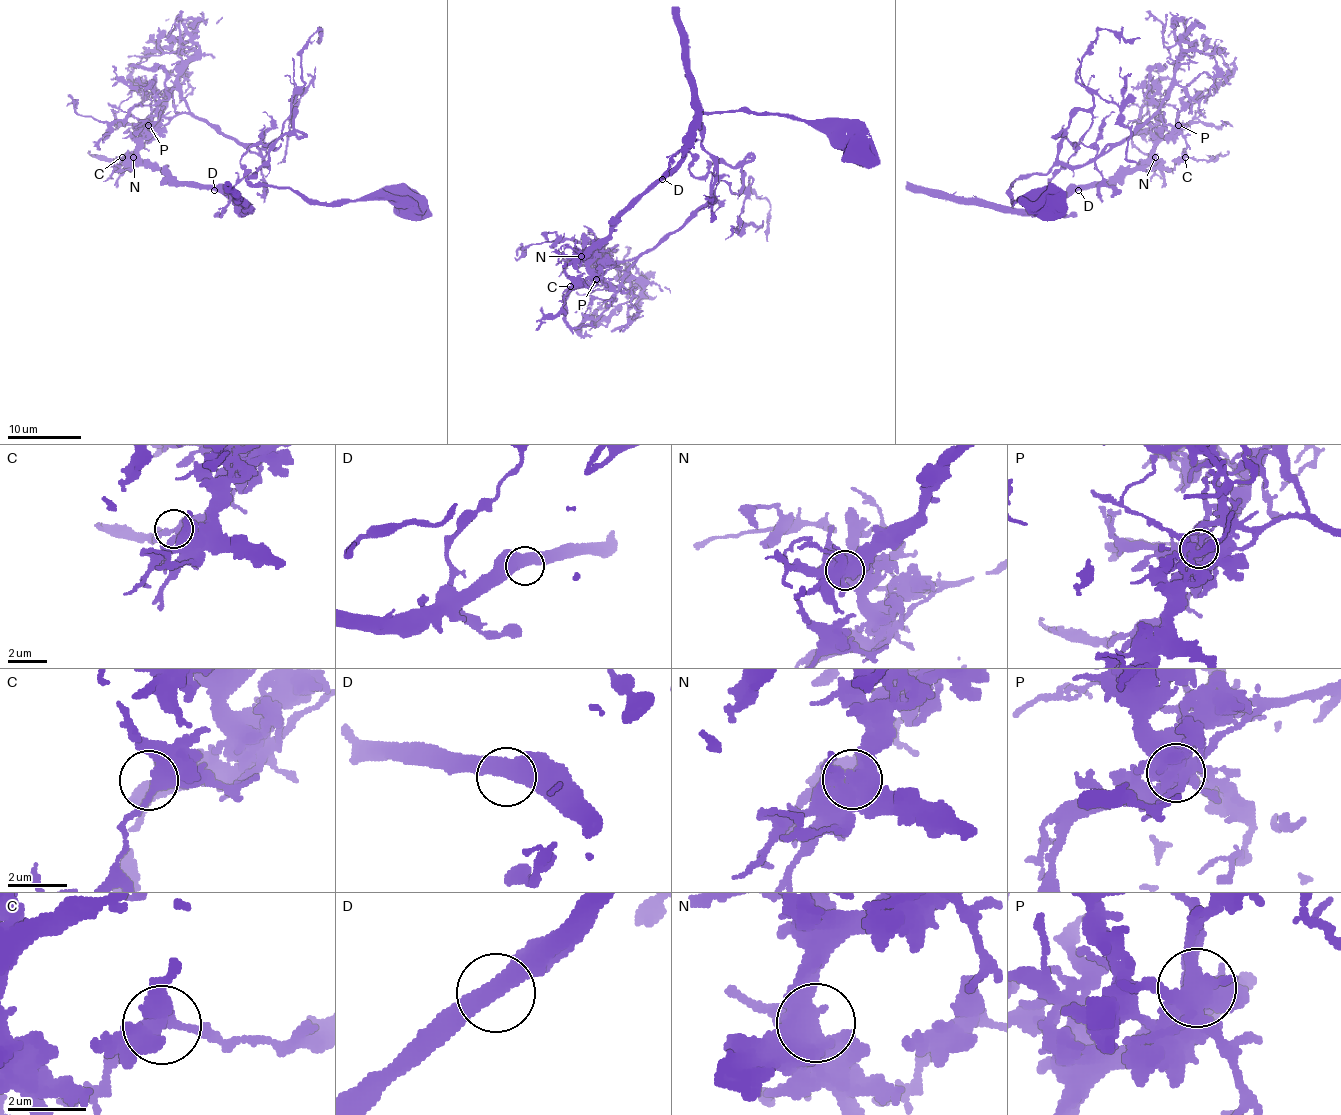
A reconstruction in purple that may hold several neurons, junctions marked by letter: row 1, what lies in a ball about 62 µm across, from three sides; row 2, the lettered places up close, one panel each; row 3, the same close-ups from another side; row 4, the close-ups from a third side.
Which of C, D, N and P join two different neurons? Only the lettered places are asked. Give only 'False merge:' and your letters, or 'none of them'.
False merge: P

